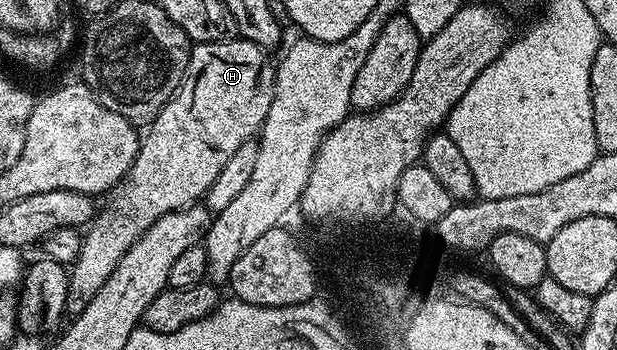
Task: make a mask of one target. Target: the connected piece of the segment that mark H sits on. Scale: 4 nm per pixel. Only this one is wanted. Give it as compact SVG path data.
M241 39L233 41L204 41L195 44L191 48L188 67L180 87L170 96L166 106L156 115L156 119L149 122L147 129L150 130L144 133L144 136L141 138L138 154L134 162L131 163L129 171L126 172L126 176L122 178L117 188L109 194L109 197L111 196L110 202L103 209L101 206L97 210L96 216L89 222L88 228L85 230L82 246L80 247L80 255L68 269L70 278L68 279L68 299L66 300L67 314L77 315L82 313L84 307L96 295L96 291L100 291L100 287L104 287L104 283L108 283L108 275L112 275L112 271L116 271L116 263L120 263L120 259L130 250L136 238L148 227L152 227L152 223L156 223L156 219L160 219L177 209L188 209L191 205L201 202L212 187L212 183L216 183L216 175L220 175L220 171L224 171L224 163L228 163L228 159L232 159L232 155L236 155L236 151L240 151L240 147L245 141L259 136L262 124L272 107L272 99L274 98L275 66L272 64L272 61L270 65L270 61L266 57L269 56L258 45L253 45L251 41L243 41Z

